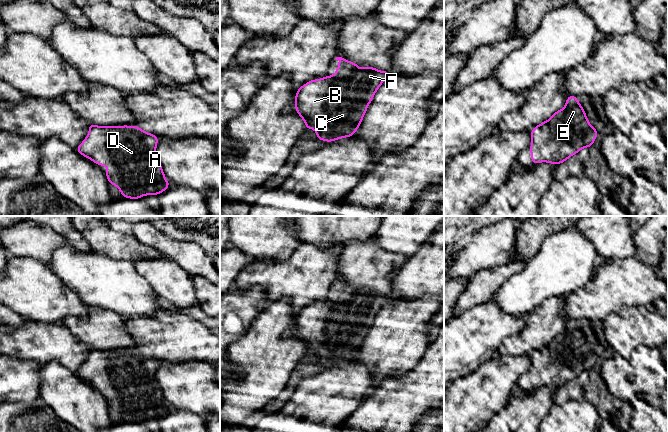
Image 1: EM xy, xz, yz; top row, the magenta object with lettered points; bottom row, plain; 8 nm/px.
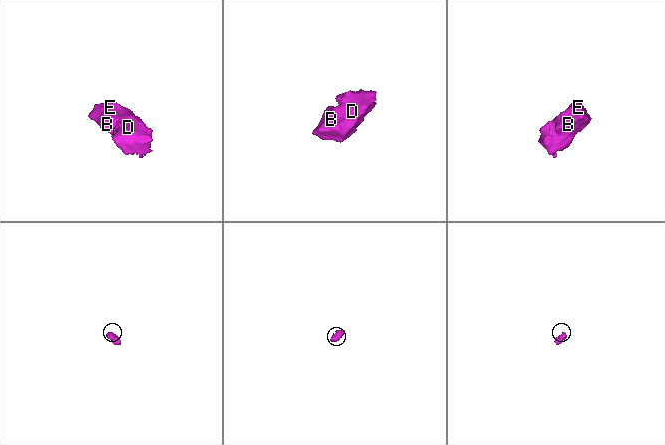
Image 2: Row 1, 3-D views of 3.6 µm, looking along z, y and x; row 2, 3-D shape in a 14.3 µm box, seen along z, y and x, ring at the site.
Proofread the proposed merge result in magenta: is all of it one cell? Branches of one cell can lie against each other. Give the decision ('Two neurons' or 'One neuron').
One neuron

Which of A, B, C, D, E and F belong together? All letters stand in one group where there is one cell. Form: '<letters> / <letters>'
A B C D E F

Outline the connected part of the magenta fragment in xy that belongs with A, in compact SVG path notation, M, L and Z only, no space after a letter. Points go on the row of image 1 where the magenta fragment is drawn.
M89 123L89 133L84 141L75 149L84 157L89 158L94 163L109 167L117 167L117 170L104 169L110 184L118 187L121 196L131 199L139 199L145 195L158 195L165 191L170 183L165 178L160 161L156 155L156 146L159 138L151 133L146 133L139 127L133 126L96 126Z

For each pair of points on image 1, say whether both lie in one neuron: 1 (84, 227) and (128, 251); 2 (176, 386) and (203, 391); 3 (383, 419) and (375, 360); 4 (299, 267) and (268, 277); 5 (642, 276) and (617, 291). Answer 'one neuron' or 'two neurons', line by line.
1: one neuron
2: one neuron
3: two neurons
4: one neuron
5: one neuron

